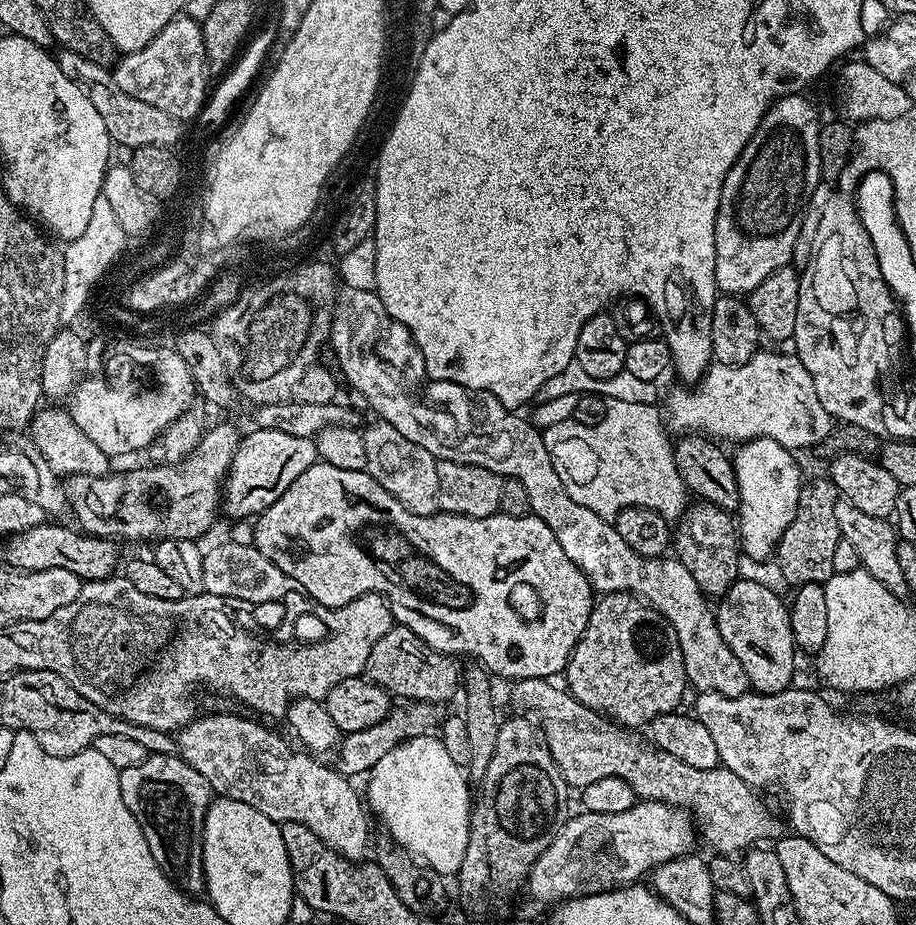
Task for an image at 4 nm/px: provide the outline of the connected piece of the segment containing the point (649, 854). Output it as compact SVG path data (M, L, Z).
M640 800L630 810L622 810L622 814L577 812L577 816L576 813L569 815L562 830L558 830L554 842L546 846L538 862L534 862L528 872L526 892L528 888L529 894L544 904L551 905L553 902L570 900L573 896L593 896L599 892L612 892L615 888L631 886L647 877L653 868L662 866L662 862L689 855L695 849L692 847L698 844L698 829L691 815L683 808L657 800Z

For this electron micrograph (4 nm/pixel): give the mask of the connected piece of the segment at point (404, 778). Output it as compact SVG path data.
M425 734L394 746L366 776L366 804L371 815L384 823L383 831L417 861L445 878L455 877L462 858L466 858L474 800L471 795L468 797L464 772L465 769L446 754L439 735Z

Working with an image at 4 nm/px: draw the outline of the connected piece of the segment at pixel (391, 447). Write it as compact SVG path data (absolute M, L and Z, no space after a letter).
M375 422L368 429L363 429L366 448L366 470L382 486L390 490L406 510L423 516L435 516L438 511L438 466L436 457L422 446L414 446L403 434L398 434L394 426Z

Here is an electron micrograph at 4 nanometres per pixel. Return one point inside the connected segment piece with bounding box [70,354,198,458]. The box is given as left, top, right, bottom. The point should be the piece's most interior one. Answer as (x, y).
(118, 423)

